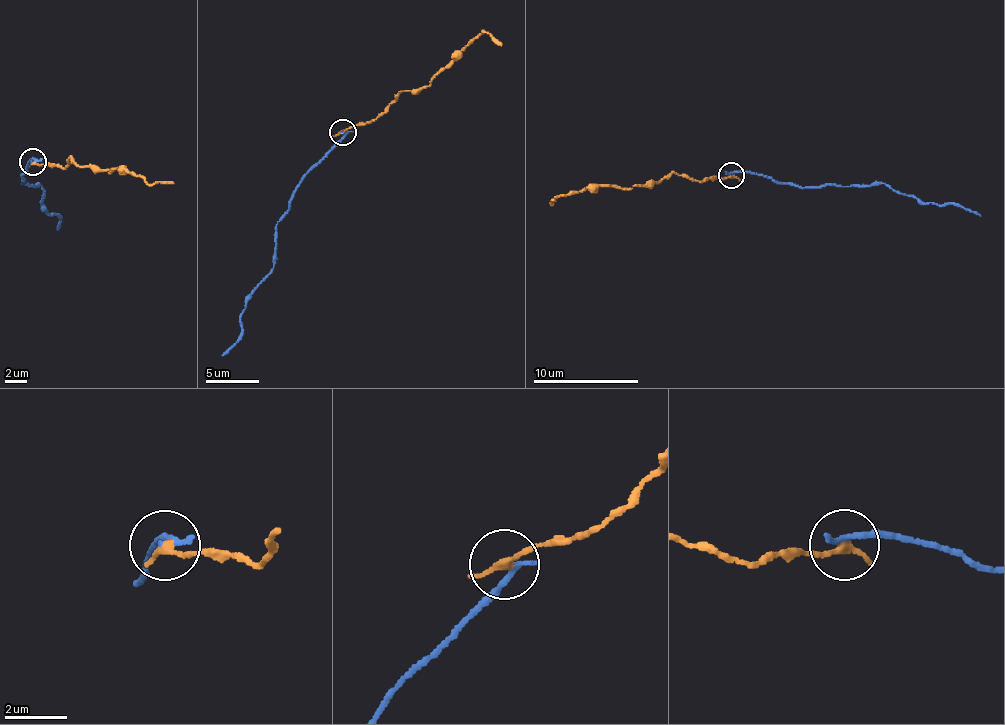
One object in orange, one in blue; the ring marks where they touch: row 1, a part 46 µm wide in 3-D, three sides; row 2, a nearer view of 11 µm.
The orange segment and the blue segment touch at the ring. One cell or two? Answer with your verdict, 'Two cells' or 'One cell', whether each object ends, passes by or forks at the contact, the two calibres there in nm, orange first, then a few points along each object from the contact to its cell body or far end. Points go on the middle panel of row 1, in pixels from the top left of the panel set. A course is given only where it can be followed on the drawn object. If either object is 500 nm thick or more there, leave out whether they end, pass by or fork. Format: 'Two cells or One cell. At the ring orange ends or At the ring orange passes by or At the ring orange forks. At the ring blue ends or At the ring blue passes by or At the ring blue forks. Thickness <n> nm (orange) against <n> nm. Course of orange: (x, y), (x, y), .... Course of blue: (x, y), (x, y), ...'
Two cells. At the ring orange ends. At the ring blue passes by. Thickness 260 nm (orange) against 120 nm. Course of orange: (343, 132), (376, 119), (401, 90), (427, 88), (481, 32), (487, 31), (500, 46). Course of blue: (341, 132), (326, 157), (299, 181), (275, 227), (273, 272), (245, 301), (241, 340), (222, 356)

